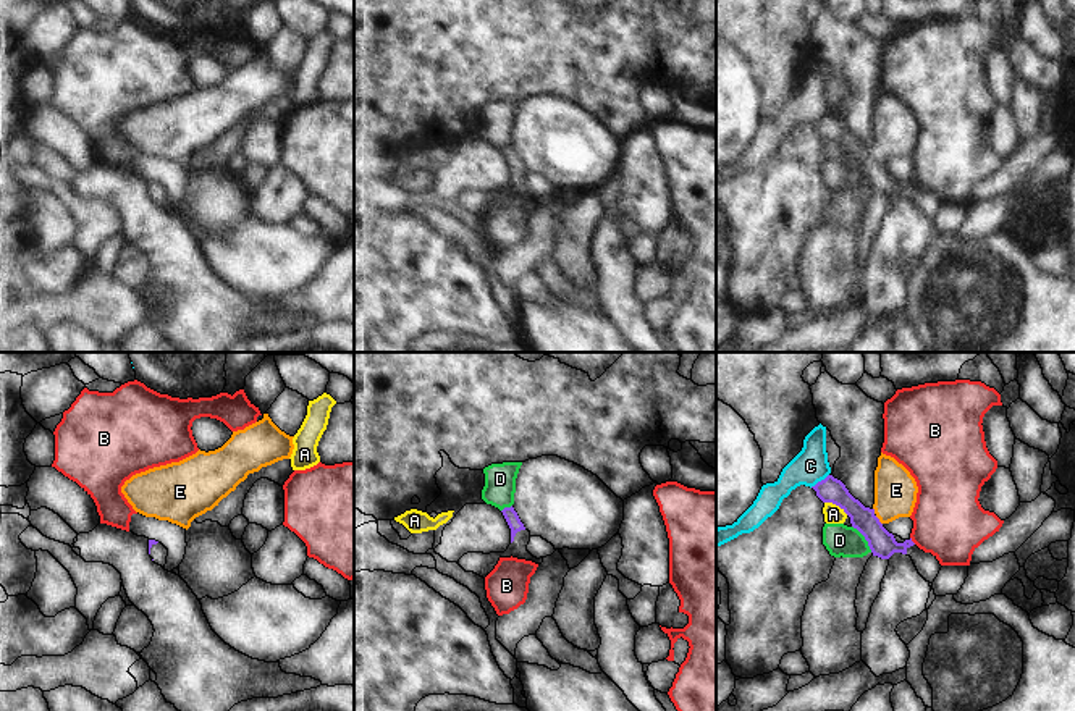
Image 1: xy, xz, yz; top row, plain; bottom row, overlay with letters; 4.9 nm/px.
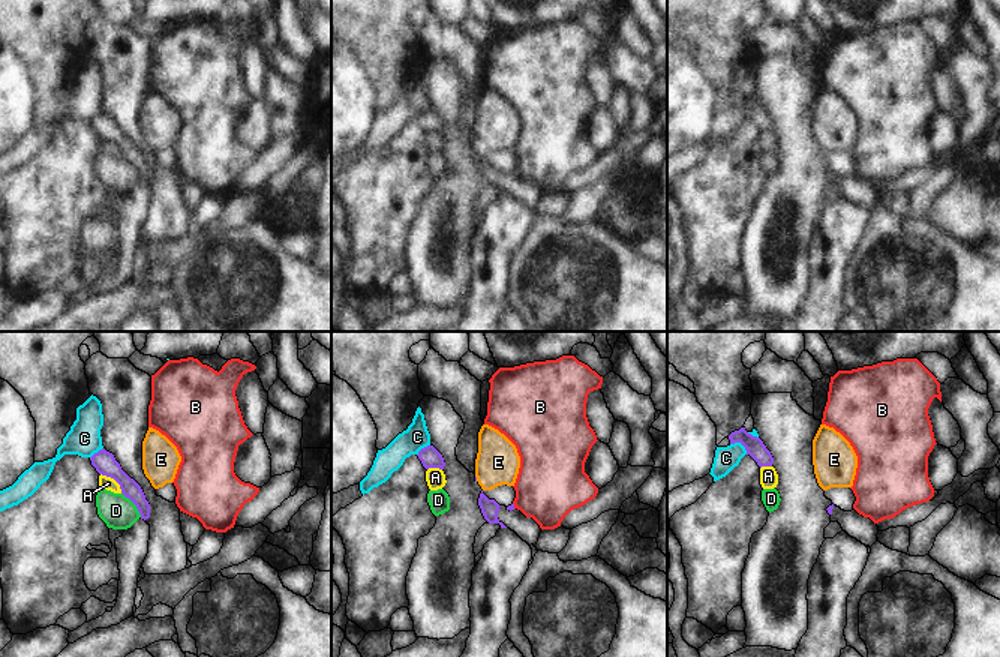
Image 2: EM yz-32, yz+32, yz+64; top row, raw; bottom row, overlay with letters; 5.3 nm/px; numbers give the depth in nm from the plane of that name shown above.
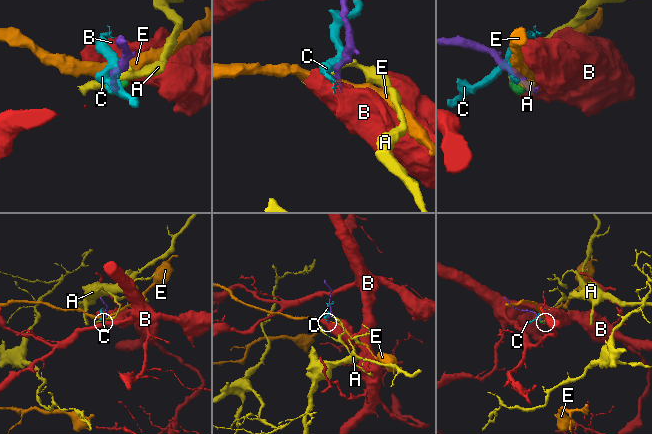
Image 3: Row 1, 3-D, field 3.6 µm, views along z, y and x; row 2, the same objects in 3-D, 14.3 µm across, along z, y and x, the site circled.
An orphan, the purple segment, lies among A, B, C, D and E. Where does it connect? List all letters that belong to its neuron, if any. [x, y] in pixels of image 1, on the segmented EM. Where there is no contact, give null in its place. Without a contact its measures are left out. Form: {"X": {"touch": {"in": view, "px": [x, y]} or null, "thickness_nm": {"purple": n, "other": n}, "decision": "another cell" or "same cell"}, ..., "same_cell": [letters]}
{"A": {"touch": {"in": "yz", "px": [836, 504]}, "thickness_nm": {"purple": 130, "other": 100}, "decision": "another cell"}, "B": {"touch": {"in": "yz", "px": [910, 540]}, "thickness_nm": {"purple": 130, "other": 360}, "decision": "another cell"}, "C": {"touch": {"in": "yz", "px": [818, 482]}, "thickness_nm": {"purple": 130, "other": 180}, "decision": "another cell"}, "D": {"touch": {"in": "yz", "px": [865, 538]}, "thickness_nm": {"purple": 130, "other": 160}, "decision": "another cell"}, "E": {"touch": {"in": "yz", "px": [878, 521]}, "thickness_nm": {"purple": 130, "other": 220}, "decision": "another cell"}, "same_cell": []}

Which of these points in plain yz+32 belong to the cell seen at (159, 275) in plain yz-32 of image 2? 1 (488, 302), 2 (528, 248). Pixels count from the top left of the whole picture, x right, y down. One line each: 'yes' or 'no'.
1: yes
2: no

